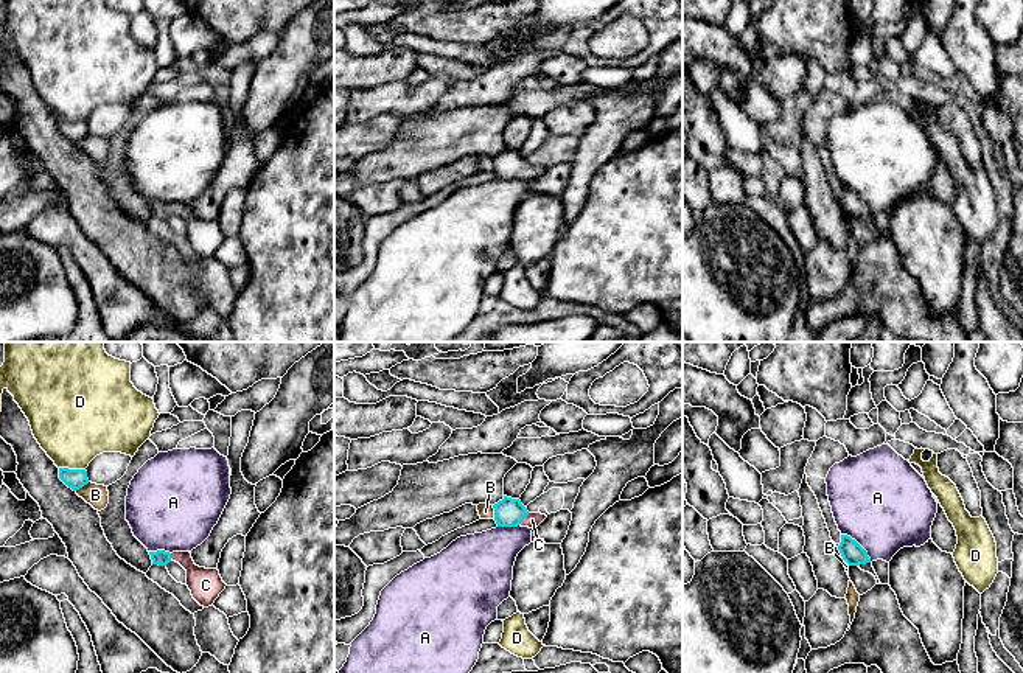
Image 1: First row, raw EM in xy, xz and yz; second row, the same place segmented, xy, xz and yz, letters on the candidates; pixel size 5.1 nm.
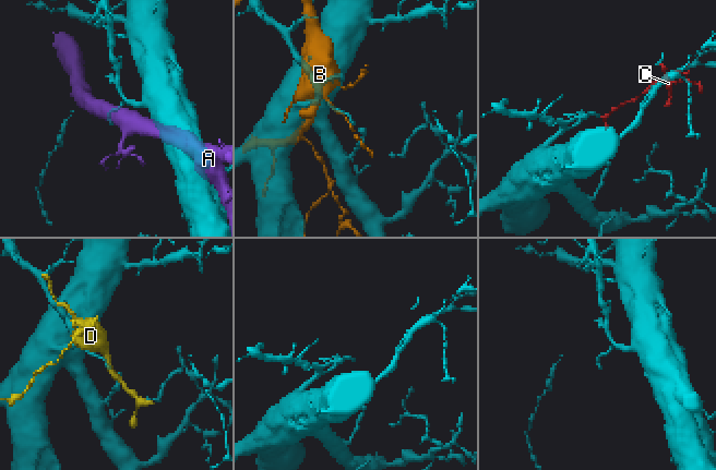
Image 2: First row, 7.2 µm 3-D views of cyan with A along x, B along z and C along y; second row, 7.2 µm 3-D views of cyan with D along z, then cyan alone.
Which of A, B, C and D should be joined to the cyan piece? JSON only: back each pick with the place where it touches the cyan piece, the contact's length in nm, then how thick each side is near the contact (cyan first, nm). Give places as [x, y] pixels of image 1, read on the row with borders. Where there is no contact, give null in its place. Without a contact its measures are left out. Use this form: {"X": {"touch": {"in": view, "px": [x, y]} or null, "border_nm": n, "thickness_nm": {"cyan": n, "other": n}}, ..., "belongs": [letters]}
{"C": {"touch": {"in": "xz", "px": [524, 516]}, "border_nm": 90, "thickness_nm": {"cyan": 150, "other": 80}}, "belongs": ["C"]}

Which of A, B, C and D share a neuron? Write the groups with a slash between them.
A / B / C / D

